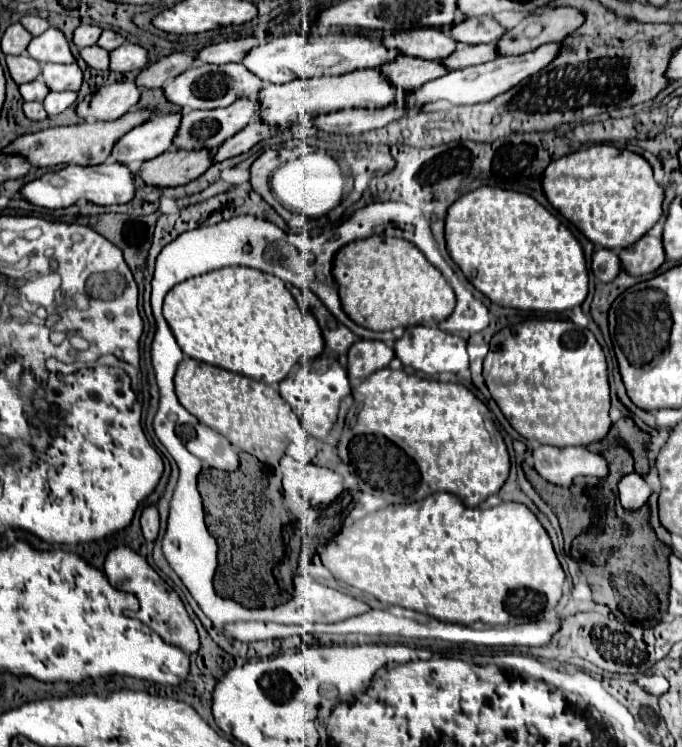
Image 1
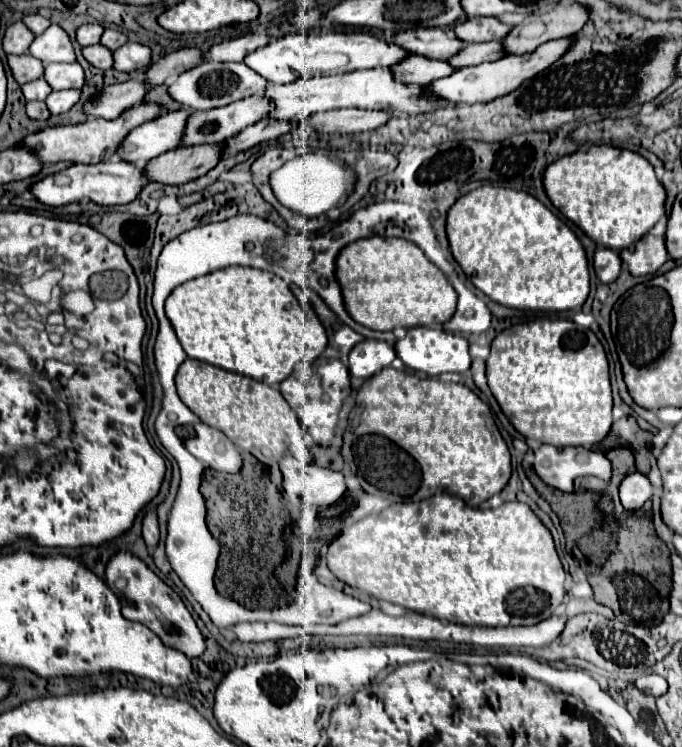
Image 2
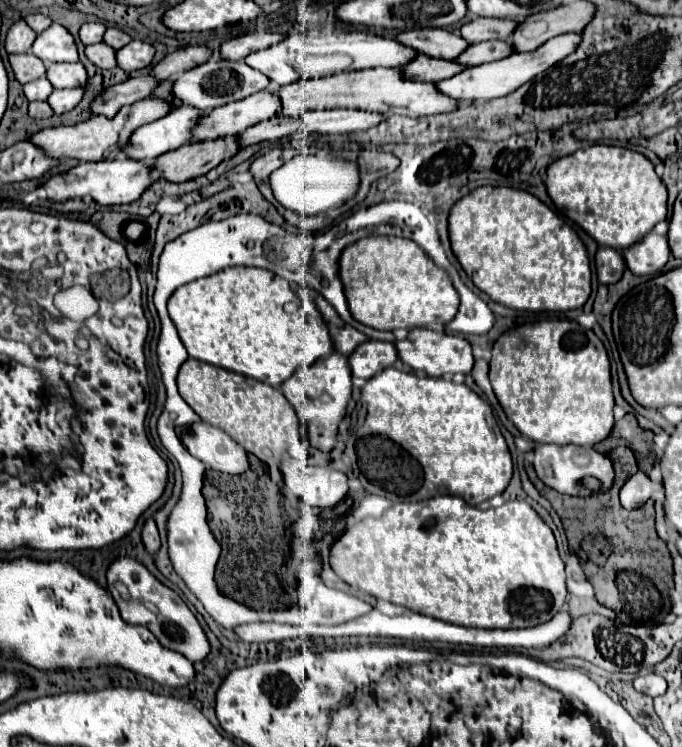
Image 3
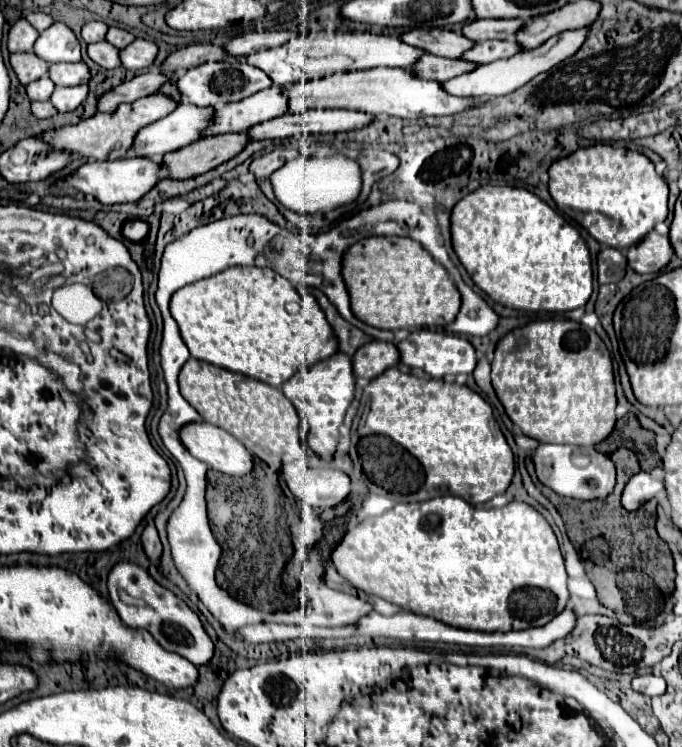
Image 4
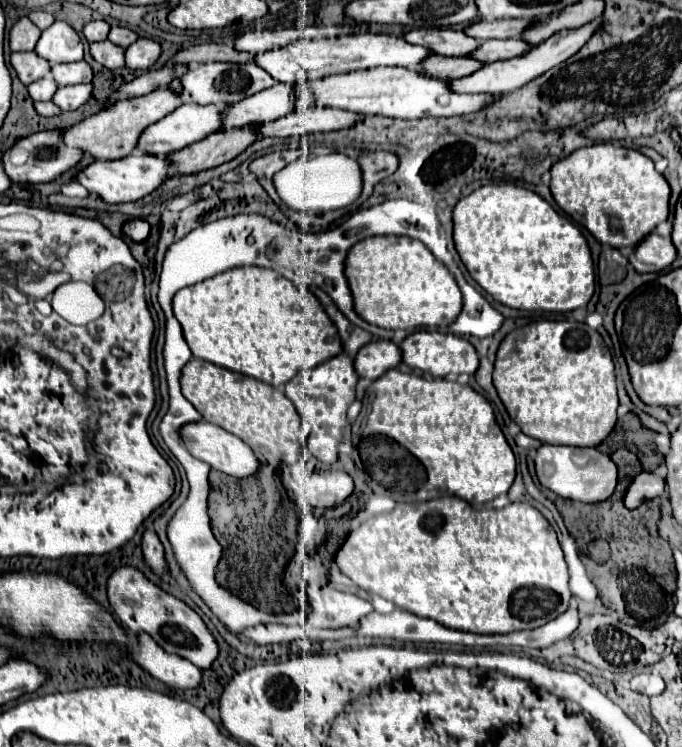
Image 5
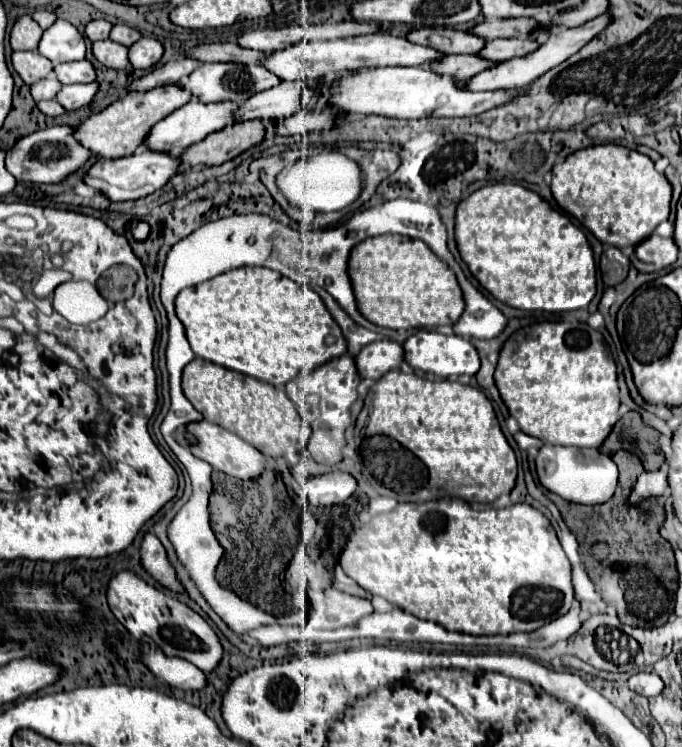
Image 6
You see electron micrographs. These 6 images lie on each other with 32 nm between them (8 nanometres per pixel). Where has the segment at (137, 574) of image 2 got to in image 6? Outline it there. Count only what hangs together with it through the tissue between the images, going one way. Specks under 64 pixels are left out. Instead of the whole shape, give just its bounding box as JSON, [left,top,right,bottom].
[108,570,222,672]

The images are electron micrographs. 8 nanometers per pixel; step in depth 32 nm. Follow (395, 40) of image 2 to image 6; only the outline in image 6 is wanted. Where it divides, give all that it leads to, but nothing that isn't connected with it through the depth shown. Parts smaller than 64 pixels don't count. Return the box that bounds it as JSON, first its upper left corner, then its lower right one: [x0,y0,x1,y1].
[406,28,484,54]

